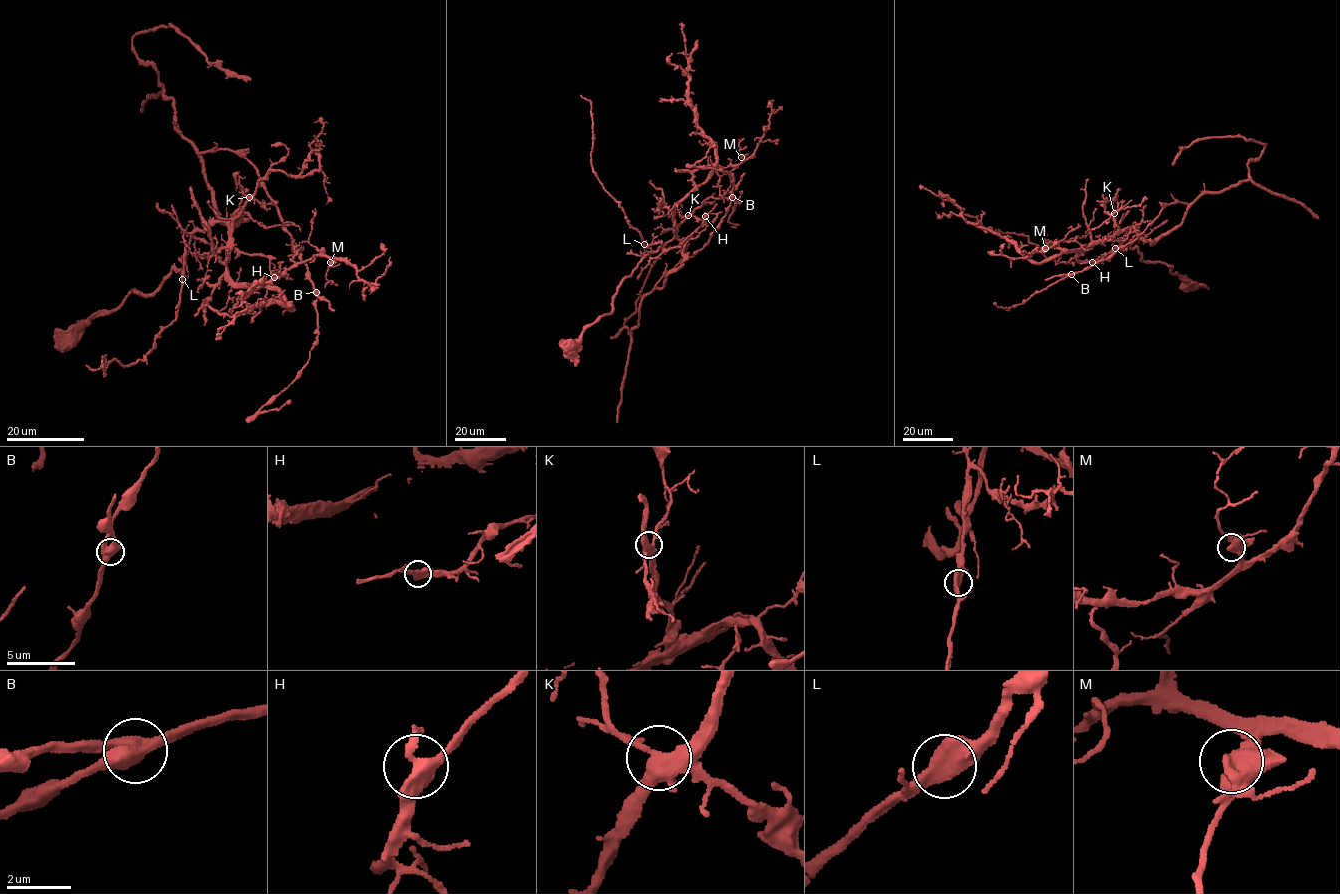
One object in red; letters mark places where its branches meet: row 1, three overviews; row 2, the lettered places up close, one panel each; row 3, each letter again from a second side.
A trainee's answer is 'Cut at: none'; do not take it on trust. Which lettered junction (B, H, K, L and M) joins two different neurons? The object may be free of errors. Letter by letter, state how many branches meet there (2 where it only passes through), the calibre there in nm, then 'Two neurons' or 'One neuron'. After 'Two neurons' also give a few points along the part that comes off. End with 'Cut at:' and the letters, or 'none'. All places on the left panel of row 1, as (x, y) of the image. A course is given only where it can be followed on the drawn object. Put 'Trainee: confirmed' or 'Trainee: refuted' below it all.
B: Branches: 3. Thickness 480 nm. One neuron
H: Branches: 3. Thickness 460 nm. One neuron
K: Branches: 3. Thickness 400 nm. One neuron
L: Branches: 3. Thickness 440 nm. One neuron
M: Branches: 3. Thickness 480 nm. One neuron
Cut at: none
Trainee: confirmed

